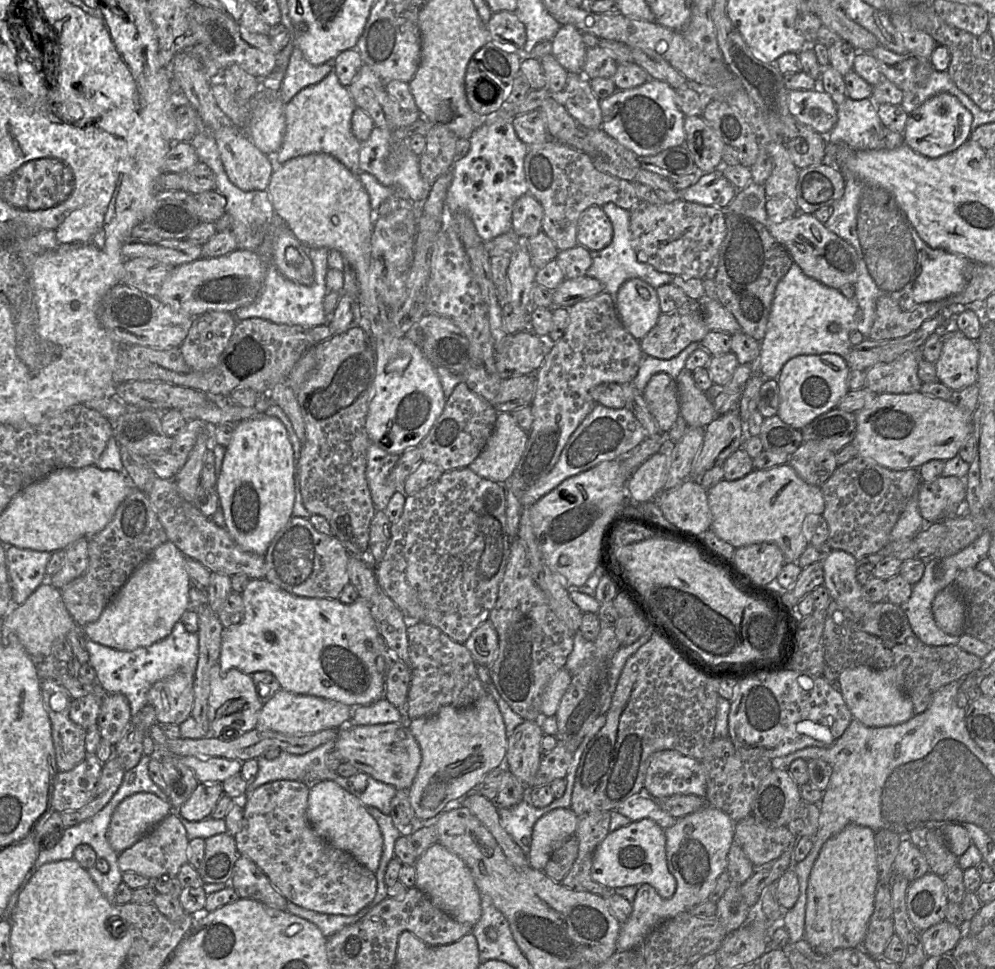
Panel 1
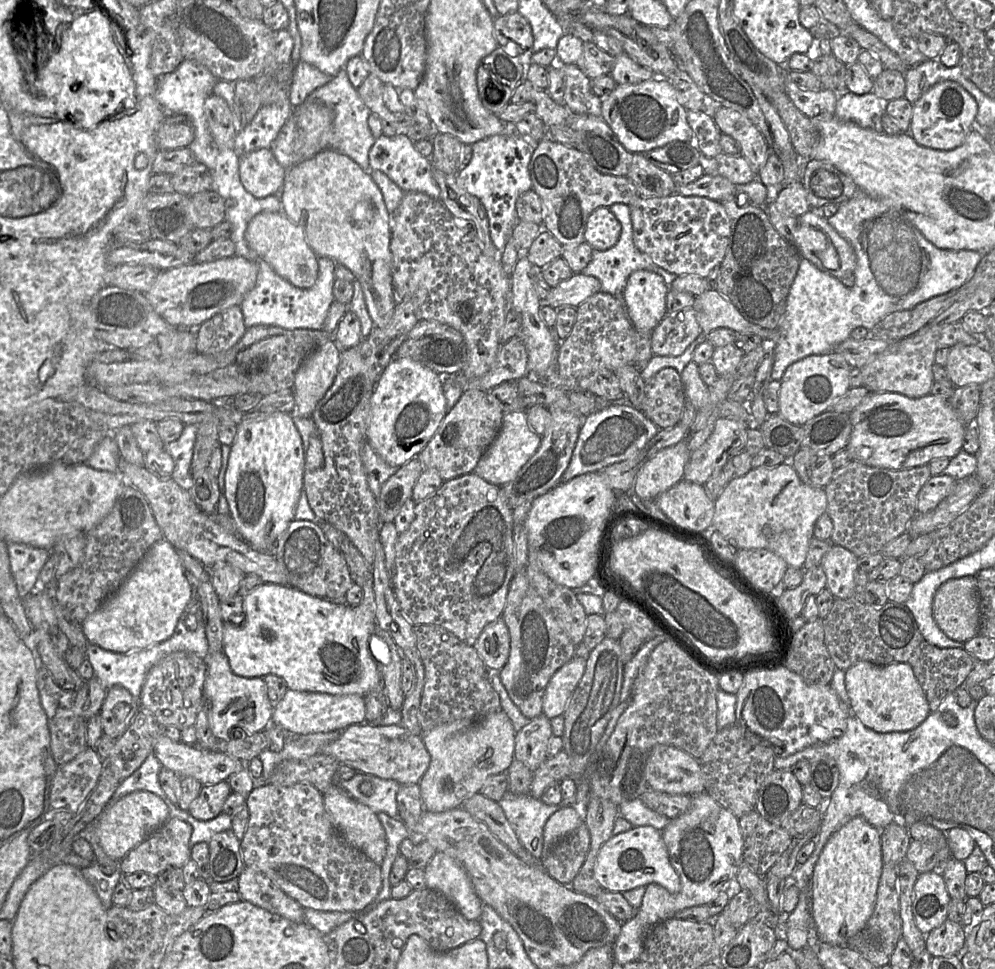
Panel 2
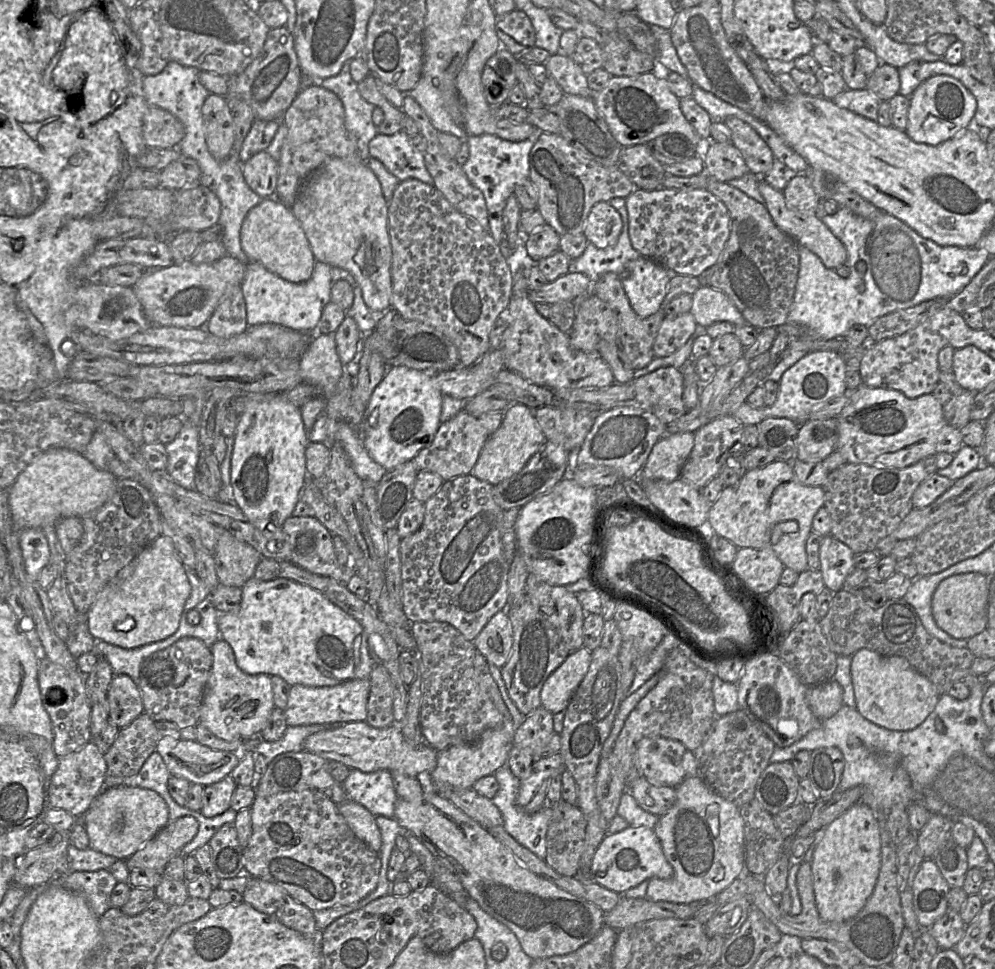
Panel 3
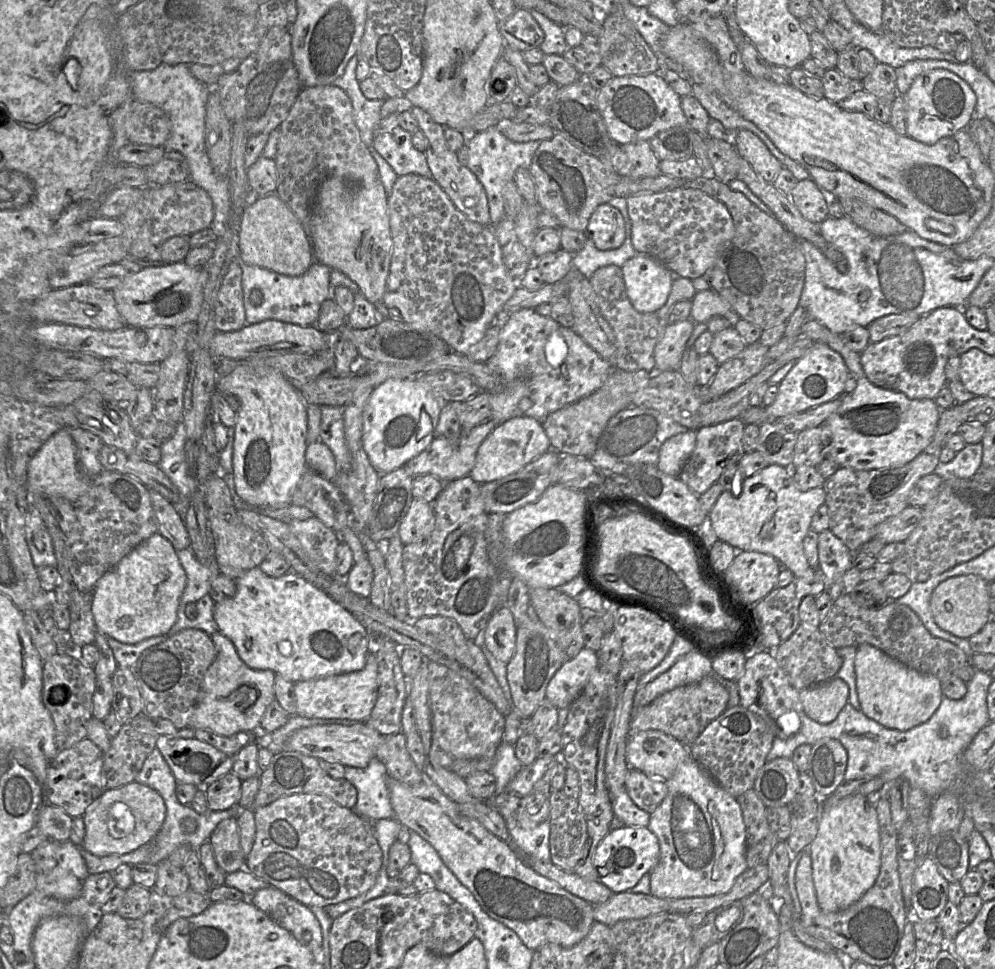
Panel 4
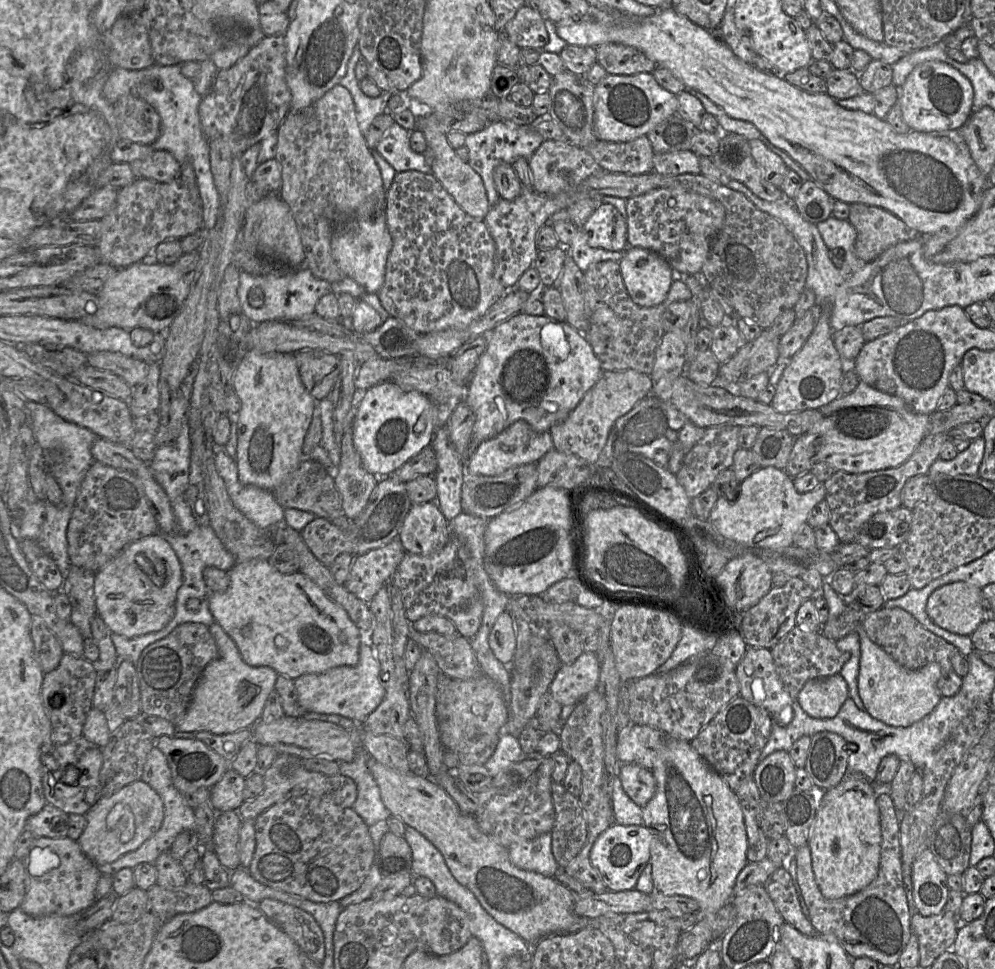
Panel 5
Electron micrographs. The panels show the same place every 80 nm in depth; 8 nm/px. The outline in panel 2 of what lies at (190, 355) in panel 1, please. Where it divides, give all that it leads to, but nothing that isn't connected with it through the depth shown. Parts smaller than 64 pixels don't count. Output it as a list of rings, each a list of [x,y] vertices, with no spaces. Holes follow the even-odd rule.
[[[231,306],[195,329],[196,352],[207,355],[225,352],[242,338],[245,331],[241,306]]]

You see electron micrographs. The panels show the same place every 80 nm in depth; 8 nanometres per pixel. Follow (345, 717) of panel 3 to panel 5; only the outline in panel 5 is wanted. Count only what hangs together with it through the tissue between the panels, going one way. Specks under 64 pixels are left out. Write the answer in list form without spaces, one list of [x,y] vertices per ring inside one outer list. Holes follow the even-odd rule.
[[[364,634],[363,638],[359,647],[357,665],[342,665],[324,673],[304,674],[294,680],[298,701],[307,712],[338,714],[363,723],[379,706],[385,695],[385,689],[380,680],[380,663],[376,657],[375,648],[369,641],[371,636]]]

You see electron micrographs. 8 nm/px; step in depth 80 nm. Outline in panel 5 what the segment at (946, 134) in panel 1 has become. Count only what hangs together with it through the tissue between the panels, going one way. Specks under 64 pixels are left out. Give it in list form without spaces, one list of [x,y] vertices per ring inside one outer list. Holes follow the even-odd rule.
[[[926,61],[916,66],[905,83],[898,87],[898,104],[911,130],[933,132],[959,130],[973,113],[974,90],[957,69],[941,61]]]

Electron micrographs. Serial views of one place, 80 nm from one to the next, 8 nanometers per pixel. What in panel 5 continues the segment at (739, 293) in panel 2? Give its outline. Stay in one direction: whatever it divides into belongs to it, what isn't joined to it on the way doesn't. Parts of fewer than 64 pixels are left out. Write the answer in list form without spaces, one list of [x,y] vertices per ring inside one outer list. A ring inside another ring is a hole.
[[[701,173],[661,177],[660,188],[681,188],[717,200],[723,205],[724,223],[709,240],[708,254],[701,273],[710,290],[715,290],[732,306],[736,318],[743,318],[767,329],[780,313],[795,306],[805,288],[807,261],[802,247],[780,221],[758,209],[743,193]]]

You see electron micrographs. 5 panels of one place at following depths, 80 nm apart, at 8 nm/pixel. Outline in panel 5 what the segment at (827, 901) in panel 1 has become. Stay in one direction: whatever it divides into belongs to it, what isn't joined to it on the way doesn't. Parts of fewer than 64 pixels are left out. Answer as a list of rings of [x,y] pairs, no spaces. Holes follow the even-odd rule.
[[[848,773],[836,786],[825,790],[811,826],[808,845],[816,883],[827,899],[839,899],[857,893],[877,876],[881,856],[880,811],[874,784],[861,773]]]

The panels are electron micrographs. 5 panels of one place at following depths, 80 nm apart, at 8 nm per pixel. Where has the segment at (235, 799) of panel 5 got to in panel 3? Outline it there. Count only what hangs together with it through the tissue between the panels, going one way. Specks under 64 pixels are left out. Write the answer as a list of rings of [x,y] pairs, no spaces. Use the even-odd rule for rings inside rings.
[[[230,774],[215,784],[204,786],[200,813],[211,818],[230,809],[231,798],[236,788],[237,785]]]

